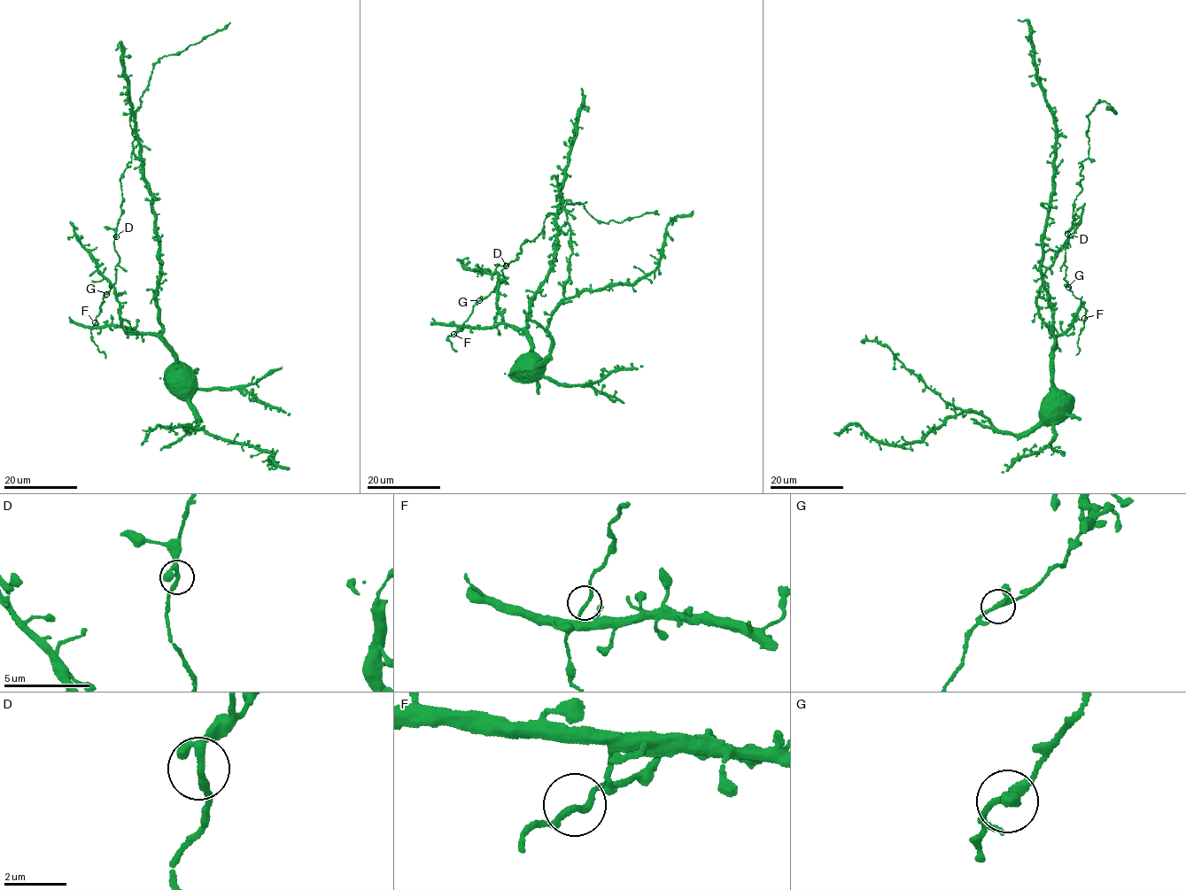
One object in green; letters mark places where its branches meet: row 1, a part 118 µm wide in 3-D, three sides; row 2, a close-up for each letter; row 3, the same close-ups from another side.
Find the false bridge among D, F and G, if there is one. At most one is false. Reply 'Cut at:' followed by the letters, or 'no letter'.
Cut at: no letter

